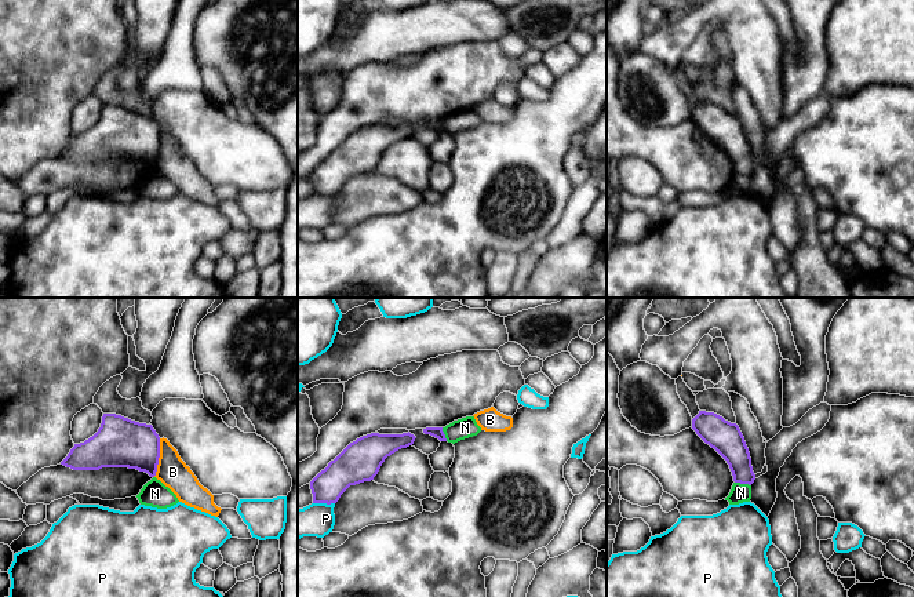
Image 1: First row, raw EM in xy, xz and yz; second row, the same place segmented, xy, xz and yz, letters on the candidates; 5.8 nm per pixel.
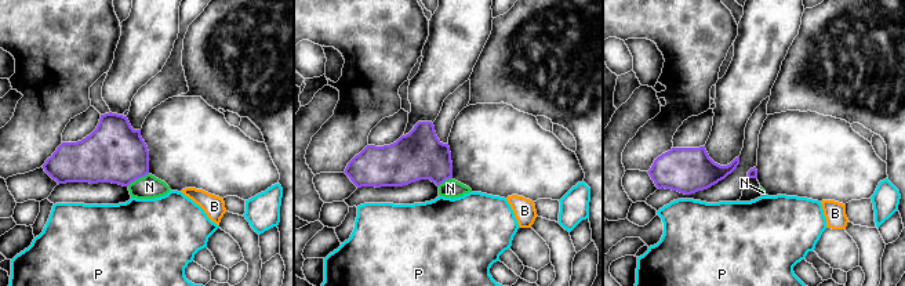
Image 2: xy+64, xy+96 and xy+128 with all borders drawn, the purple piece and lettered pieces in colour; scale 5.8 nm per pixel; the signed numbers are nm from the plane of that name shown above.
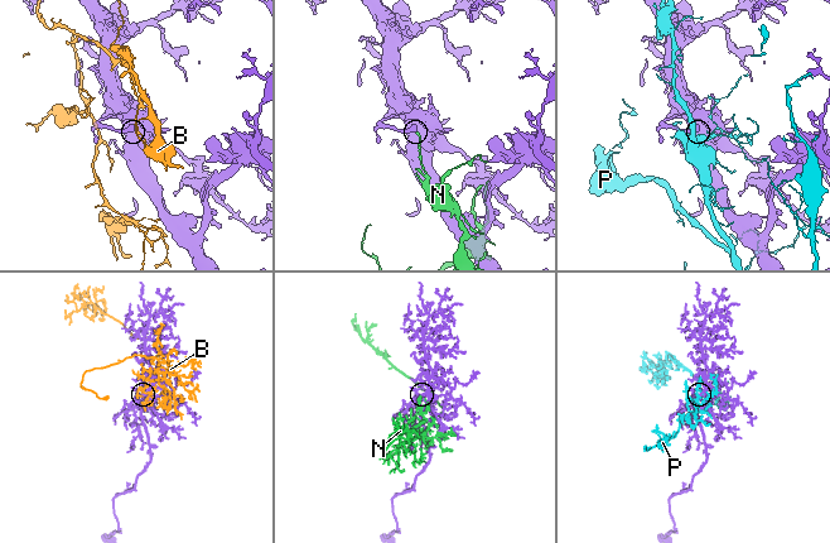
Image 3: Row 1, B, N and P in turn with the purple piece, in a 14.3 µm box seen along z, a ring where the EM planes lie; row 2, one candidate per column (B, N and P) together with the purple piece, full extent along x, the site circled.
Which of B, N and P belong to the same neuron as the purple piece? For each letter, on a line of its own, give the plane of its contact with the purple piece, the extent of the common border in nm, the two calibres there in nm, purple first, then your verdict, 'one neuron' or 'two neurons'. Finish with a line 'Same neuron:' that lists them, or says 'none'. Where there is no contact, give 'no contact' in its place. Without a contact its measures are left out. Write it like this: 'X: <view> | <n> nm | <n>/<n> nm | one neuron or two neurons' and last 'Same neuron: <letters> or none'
B: xy | 220 nm | 280/180 nm | two neurons
N: yz | 100 nm | 180/110 nm | two neurons
P: xz | 130 nm | 200/190 nm | two neurons
Same neuron: none

